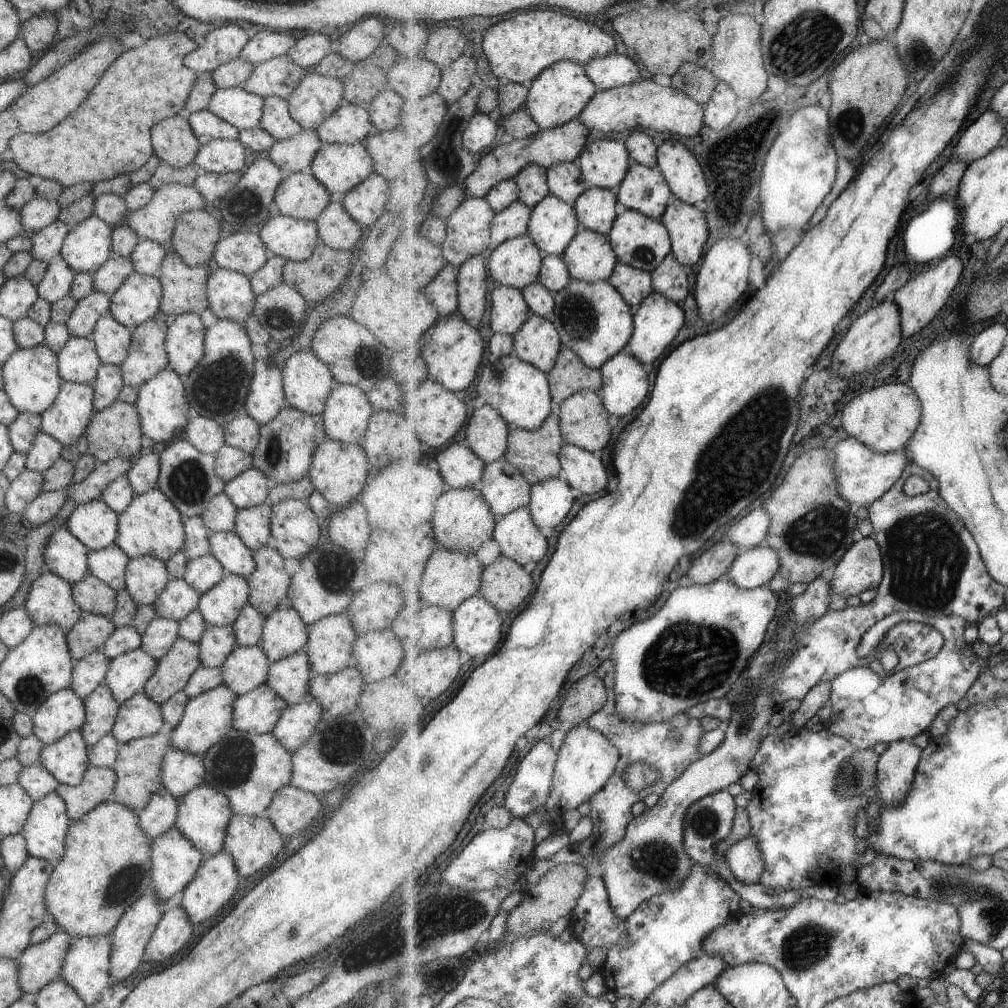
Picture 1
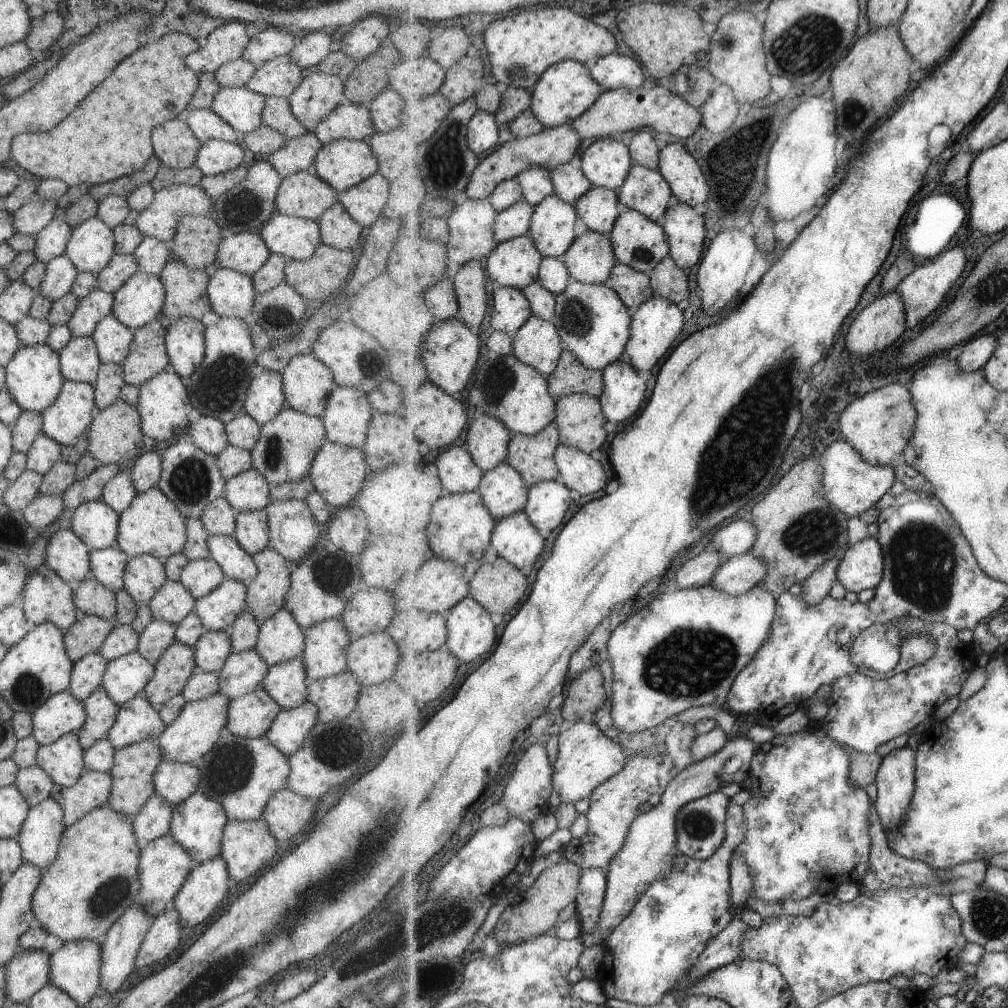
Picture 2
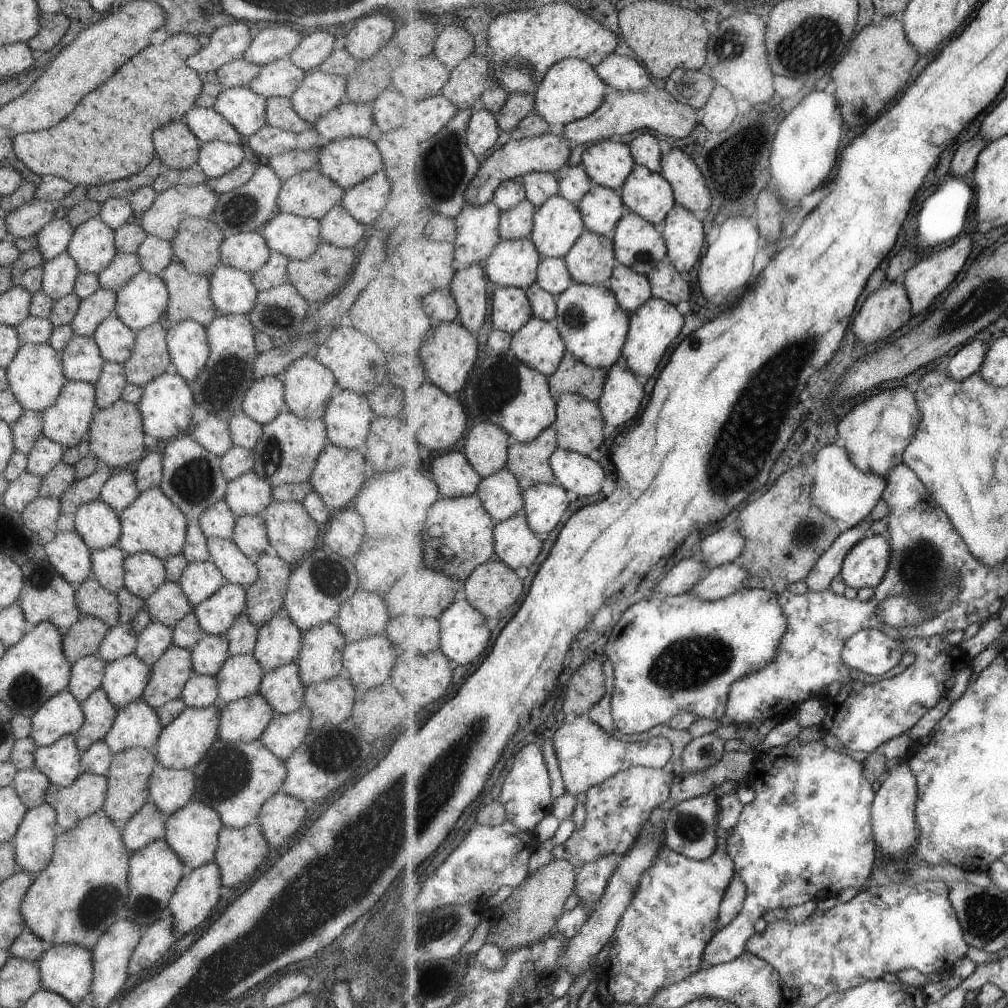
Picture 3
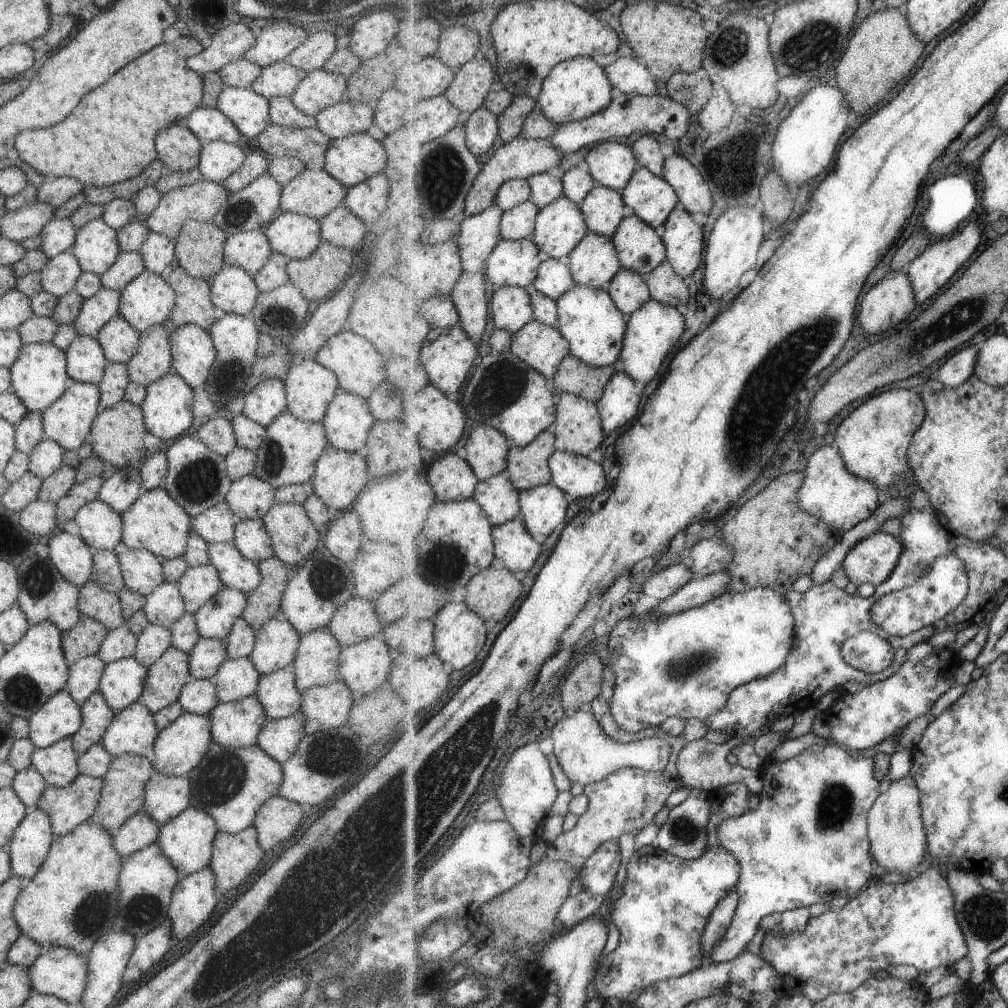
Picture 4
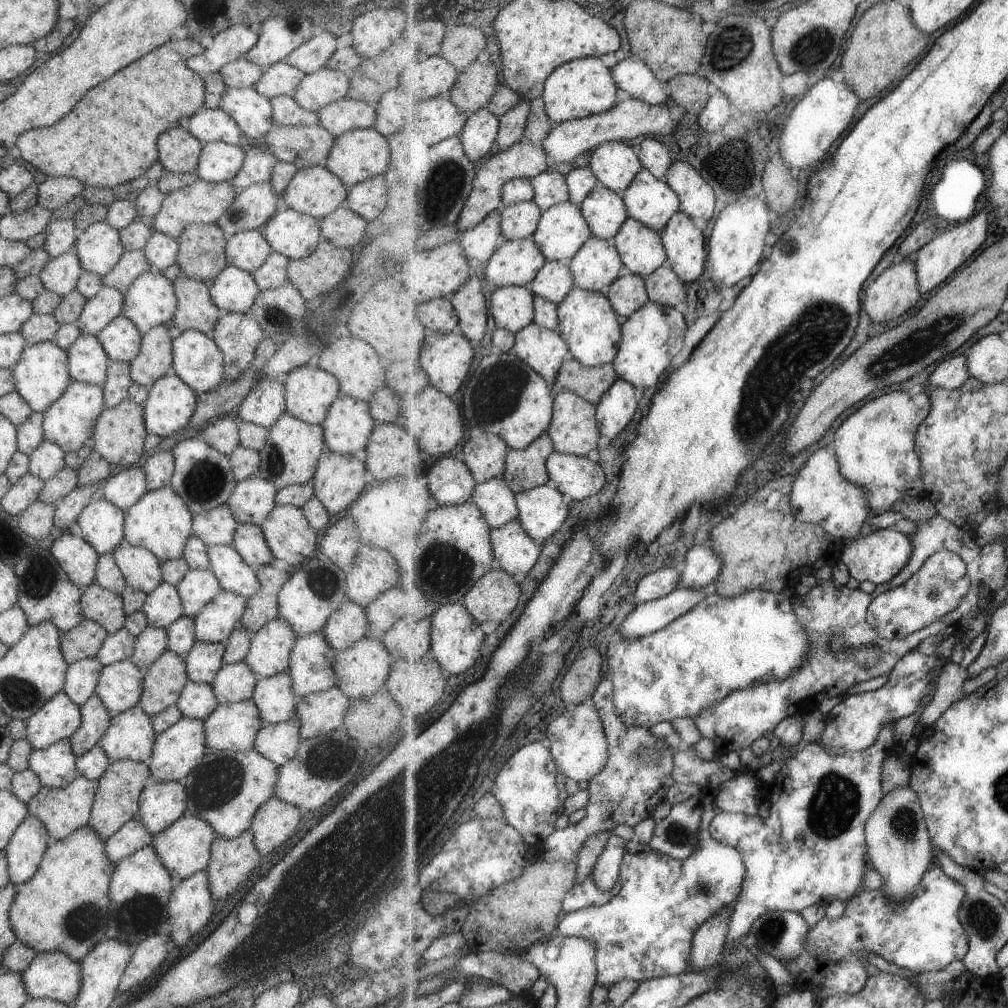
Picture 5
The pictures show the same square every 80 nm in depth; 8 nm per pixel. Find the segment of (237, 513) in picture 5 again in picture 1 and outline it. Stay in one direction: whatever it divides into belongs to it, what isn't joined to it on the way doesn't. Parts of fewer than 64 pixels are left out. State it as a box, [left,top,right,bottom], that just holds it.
[222,466,270,510]

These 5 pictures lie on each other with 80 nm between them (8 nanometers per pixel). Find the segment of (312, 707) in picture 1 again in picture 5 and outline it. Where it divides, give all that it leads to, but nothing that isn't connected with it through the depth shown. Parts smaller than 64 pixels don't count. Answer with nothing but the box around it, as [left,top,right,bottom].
[252,715,300,766]

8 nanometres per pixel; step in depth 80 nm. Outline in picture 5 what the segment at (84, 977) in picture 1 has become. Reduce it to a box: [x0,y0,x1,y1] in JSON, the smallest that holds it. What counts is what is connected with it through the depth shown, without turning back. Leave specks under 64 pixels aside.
[20,951,80,1004]

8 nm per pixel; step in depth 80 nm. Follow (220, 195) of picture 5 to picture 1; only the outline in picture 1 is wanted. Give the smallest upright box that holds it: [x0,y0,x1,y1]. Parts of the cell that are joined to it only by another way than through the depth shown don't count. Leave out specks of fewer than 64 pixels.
[127,183,204,245]

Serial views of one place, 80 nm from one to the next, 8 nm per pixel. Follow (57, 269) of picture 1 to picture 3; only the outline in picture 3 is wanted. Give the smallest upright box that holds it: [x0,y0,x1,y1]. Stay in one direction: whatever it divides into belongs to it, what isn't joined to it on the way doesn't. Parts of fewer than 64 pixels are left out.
[40,251,80,301]

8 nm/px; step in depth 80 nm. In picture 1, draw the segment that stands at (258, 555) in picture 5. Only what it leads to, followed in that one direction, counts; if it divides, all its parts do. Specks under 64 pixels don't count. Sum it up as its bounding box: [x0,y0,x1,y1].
[232,500,270,550]

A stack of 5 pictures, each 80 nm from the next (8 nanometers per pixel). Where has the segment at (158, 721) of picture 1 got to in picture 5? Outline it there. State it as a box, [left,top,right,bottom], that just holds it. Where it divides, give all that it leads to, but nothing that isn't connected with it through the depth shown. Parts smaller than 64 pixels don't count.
[96,704,155,762]

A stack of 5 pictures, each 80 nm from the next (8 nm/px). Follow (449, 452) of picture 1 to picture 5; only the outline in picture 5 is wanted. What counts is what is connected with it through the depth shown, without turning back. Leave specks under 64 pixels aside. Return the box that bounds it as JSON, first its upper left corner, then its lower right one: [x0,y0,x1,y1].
[426,456,478,505]

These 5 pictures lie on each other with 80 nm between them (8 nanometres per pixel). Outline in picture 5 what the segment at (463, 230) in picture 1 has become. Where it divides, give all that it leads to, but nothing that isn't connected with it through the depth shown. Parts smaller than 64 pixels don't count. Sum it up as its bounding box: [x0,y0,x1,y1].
[459,209,506,276]

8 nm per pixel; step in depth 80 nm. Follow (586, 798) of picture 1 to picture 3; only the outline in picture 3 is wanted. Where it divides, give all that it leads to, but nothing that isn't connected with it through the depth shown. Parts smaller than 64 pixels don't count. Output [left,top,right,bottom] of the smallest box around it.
[553,714,674,797]

